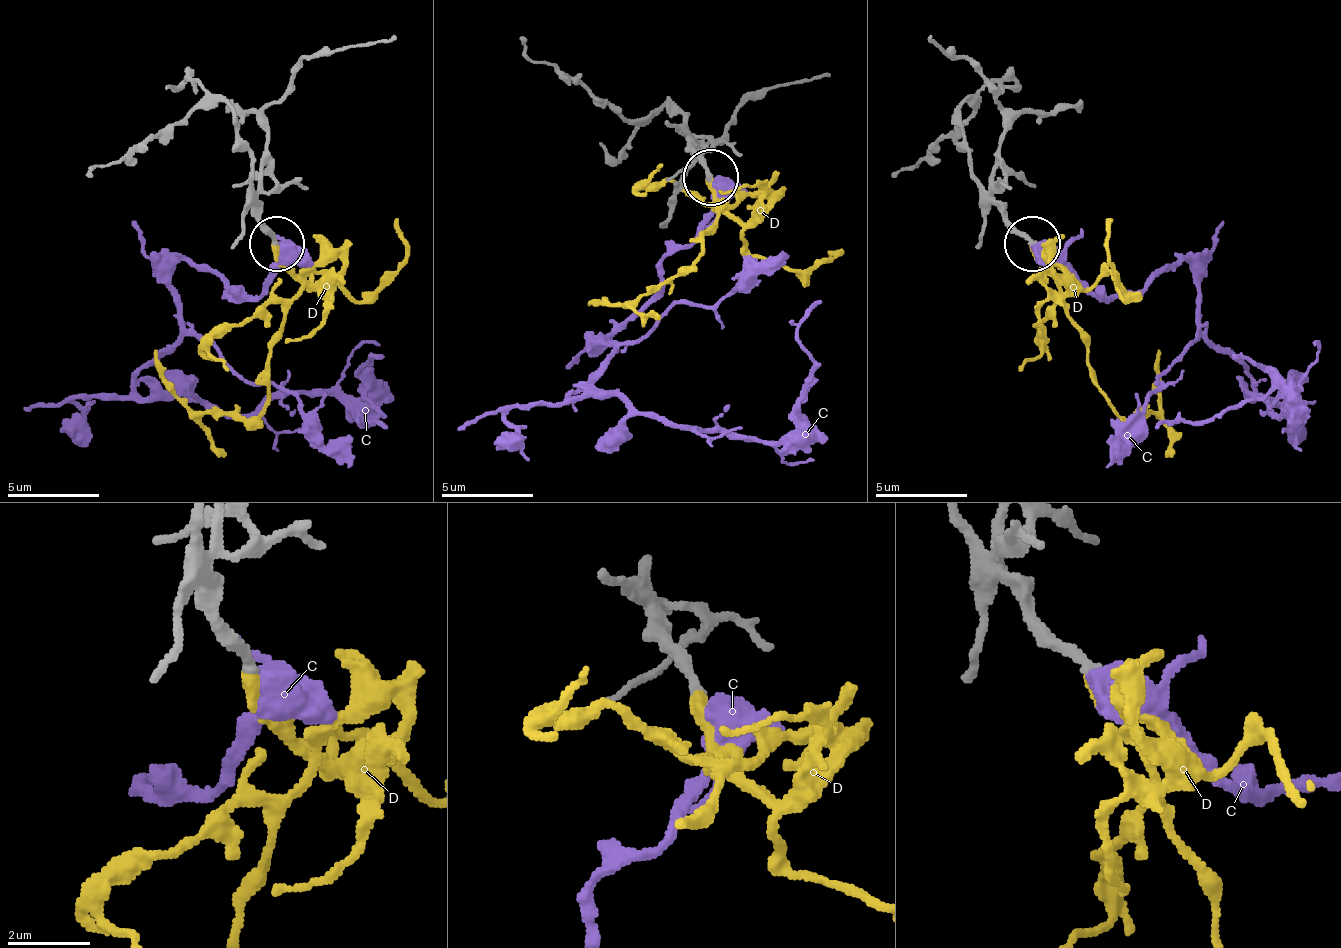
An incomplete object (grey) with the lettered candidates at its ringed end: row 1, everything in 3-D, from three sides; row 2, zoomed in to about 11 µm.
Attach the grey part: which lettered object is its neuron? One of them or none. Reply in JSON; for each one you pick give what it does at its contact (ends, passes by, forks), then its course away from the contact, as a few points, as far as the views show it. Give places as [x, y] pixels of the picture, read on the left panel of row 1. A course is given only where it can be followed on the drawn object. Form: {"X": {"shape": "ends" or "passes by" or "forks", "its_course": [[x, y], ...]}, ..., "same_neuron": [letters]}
{"D": {"shape": "ends", "its_course": [[275, 245], [284, 328], [271, 351], [271, 396], [252, 419], [192, 410], [156, 351]]}, "same_neuron": ["D"]}

